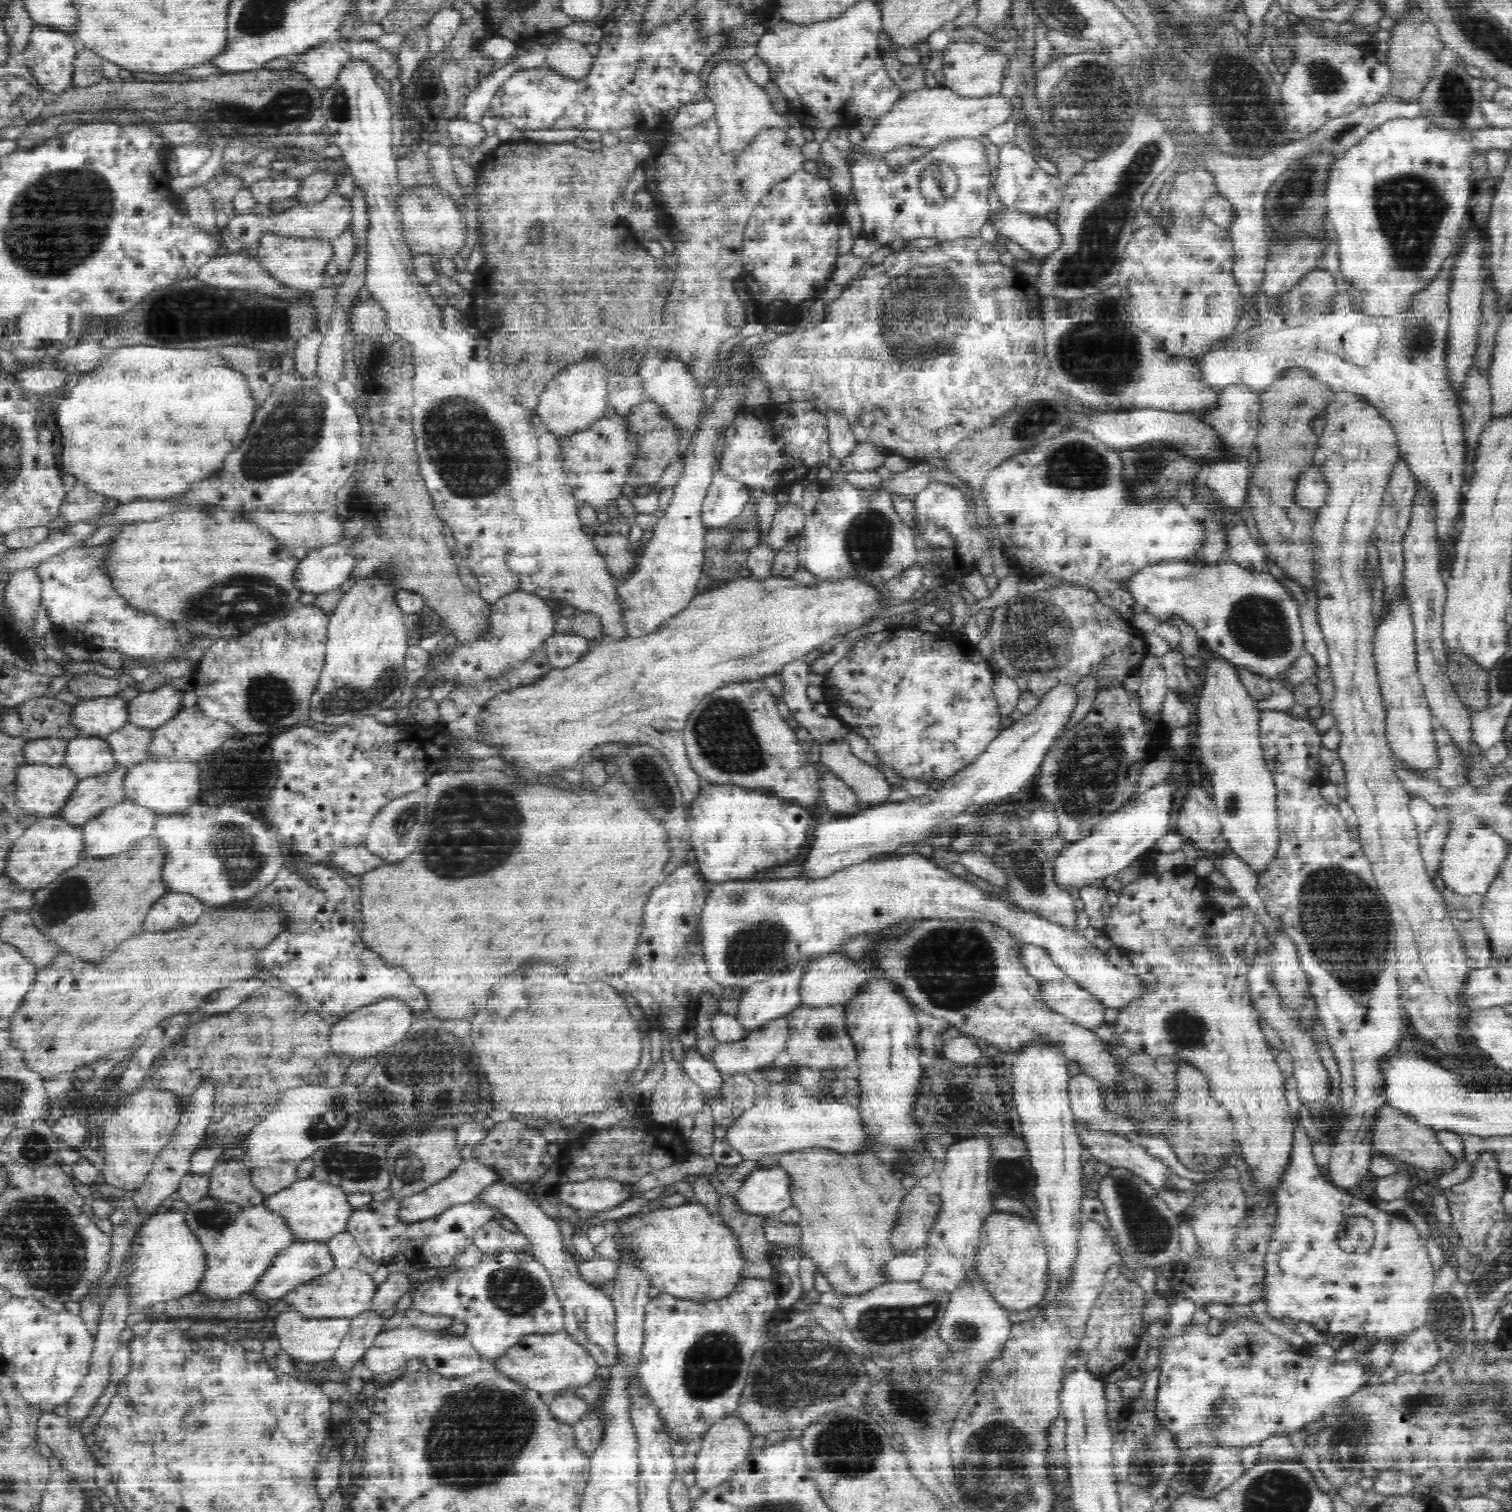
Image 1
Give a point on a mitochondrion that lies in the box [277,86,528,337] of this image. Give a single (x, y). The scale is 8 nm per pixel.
(339, 102)

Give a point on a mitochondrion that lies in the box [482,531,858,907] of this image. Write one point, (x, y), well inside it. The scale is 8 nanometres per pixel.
(723, 732)

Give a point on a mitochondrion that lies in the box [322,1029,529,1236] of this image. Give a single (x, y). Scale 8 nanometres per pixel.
(409, 1165)

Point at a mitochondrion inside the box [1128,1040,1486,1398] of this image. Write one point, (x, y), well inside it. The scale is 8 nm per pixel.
(1448, 1316)

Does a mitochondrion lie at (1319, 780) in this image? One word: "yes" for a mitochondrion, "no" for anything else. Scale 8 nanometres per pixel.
no

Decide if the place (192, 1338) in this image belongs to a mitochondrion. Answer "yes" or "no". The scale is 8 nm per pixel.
no

